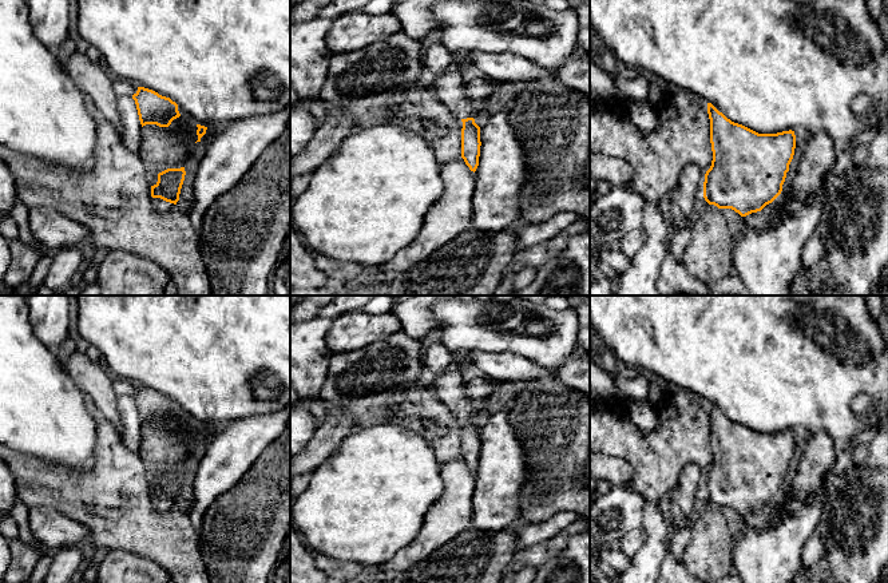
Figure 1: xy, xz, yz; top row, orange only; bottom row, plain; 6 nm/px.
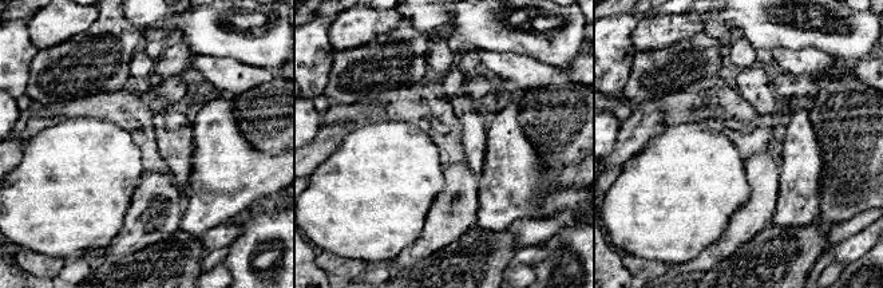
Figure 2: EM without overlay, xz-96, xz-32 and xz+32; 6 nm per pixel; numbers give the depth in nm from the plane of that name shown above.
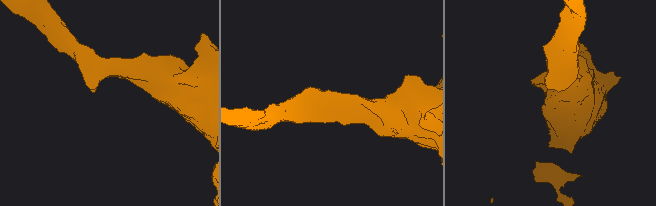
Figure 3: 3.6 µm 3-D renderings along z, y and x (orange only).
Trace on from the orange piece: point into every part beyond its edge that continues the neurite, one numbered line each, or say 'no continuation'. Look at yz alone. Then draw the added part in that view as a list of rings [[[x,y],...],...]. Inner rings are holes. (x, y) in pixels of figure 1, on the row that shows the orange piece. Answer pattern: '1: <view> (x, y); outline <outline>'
1: yz (702, 205); outline [[[701,198],[699,203],[695,207],[694,214],[691,215],[691,222],[697,218],[697,215],[709,207],[709,203],[705,201],[705,198]]]

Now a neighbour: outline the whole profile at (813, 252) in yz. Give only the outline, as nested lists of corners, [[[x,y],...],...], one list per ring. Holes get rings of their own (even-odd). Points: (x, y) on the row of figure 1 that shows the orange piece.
[[[814,233],[812,234],[802,250],[802,274],[810,269],[813,265],[818,263],[825,255],[825,249],[821,237]]]

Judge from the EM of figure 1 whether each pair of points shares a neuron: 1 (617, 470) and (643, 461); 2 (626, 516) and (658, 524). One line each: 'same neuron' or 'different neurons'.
1: different neurons
2: different neurons

